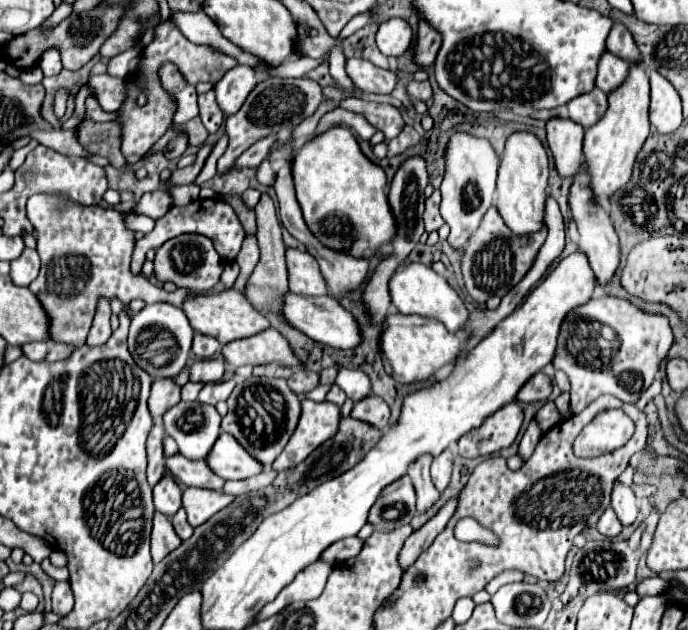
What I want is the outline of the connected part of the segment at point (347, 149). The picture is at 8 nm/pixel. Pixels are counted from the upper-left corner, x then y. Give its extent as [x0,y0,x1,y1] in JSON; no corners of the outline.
[292,127,398,259]

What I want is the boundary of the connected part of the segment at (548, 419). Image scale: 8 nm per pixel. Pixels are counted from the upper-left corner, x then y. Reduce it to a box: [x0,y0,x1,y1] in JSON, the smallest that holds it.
[536,401,562,431]

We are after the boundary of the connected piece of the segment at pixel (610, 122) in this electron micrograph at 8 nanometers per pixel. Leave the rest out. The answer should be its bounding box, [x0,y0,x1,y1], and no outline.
[584,65,650,203]

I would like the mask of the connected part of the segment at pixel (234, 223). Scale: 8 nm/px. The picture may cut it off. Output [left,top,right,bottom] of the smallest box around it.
[132,199,244,273]

